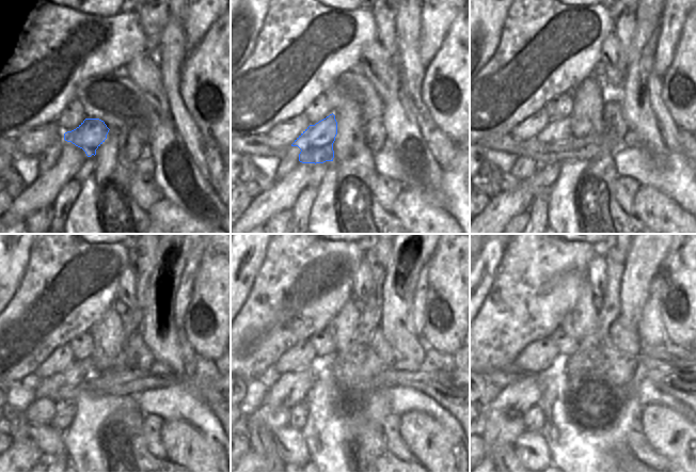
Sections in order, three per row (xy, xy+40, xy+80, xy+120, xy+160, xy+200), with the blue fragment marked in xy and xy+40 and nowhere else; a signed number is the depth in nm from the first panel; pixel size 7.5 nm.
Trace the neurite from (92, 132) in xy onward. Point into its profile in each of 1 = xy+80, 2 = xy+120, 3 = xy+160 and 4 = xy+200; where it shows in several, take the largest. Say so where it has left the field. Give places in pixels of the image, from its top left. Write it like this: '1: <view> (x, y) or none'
1: xy+80 (553, 144)
2: xy+120 (64, 387)
3: xy+160 (290, 389)
4: xy+200 (517, 398)

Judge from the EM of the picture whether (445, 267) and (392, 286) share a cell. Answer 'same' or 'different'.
different

